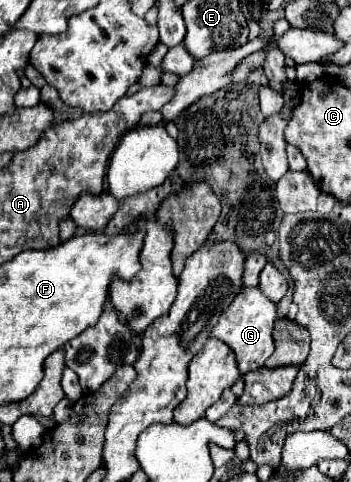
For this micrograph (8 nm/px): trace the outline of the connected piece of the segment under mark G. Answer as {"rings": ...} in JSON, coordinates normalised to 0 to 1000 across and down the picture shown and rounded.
{"rings":[[[701,598],[689,602],[661,635],[650,635],[632,651],[621,672],[604,685],[604,697],[632,705],[655,718],[655,726],[672,734],[672,759],[684,776],[707,776],[741,759],[775,739],[781,730],[781,701],[775,701],[775,676],[786,668],[786,631],[769,627],[735,598]]]}

